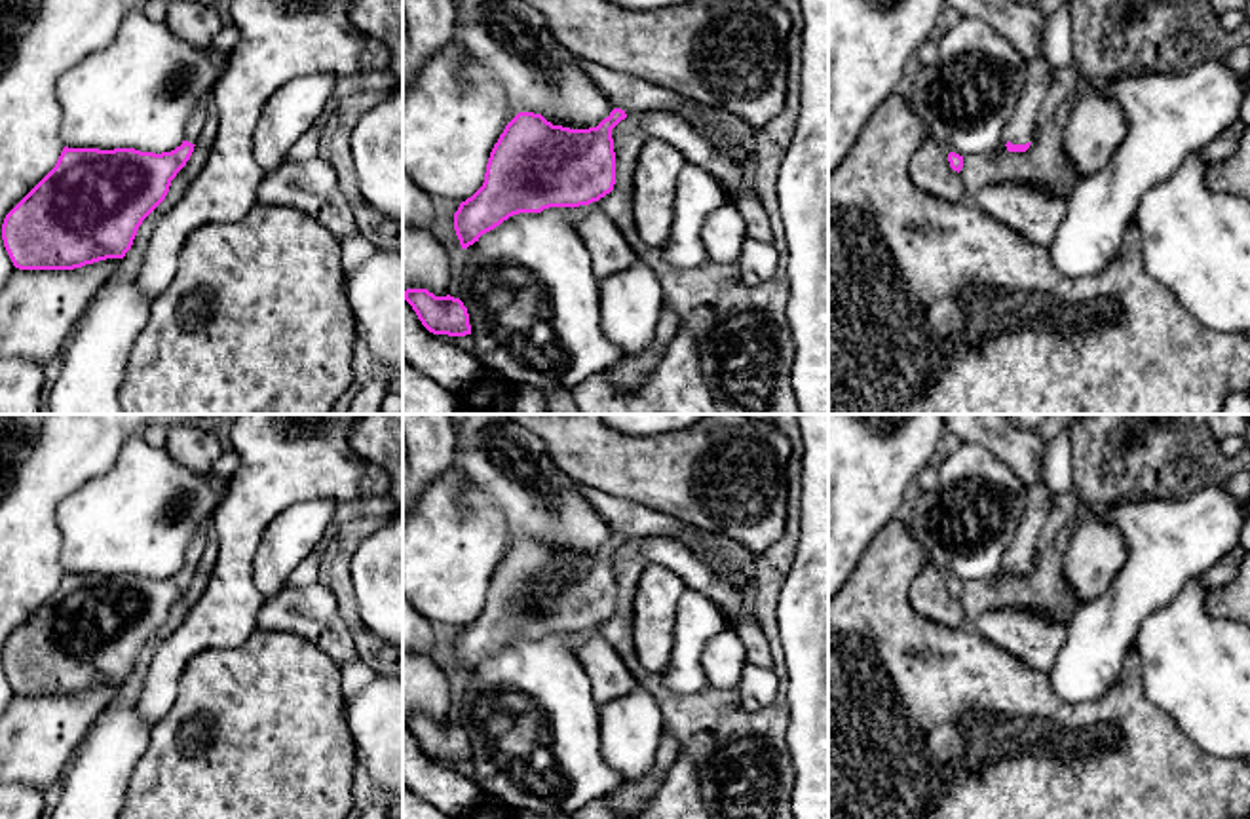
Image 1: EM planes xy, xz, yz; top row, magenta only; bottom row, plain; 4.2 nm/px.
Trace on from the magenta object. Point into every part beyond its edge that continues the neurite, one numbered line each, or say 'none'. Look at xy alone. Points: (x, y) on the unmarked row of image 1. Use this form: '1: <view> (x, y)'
1: xy (200, 540)

